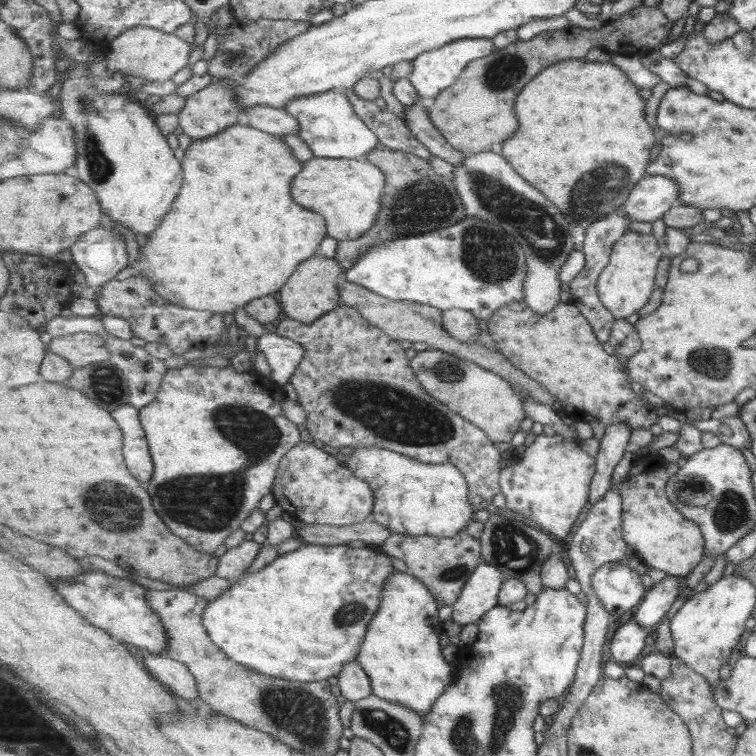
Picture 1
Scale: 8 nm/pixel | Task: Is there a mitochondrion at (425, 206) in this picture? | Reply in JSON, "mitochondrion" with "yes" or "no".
{"mitochondrion":"yes"}

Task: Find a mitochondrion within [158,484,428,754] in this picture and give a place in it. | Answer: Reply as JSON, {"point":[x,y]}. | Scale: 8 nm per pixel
{"point":[302,714]}

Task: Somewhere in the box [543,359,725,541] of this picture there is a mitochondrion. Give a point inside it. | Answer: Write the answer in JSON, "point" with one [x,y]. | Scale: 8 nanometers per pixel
{"point":[685,488]}

